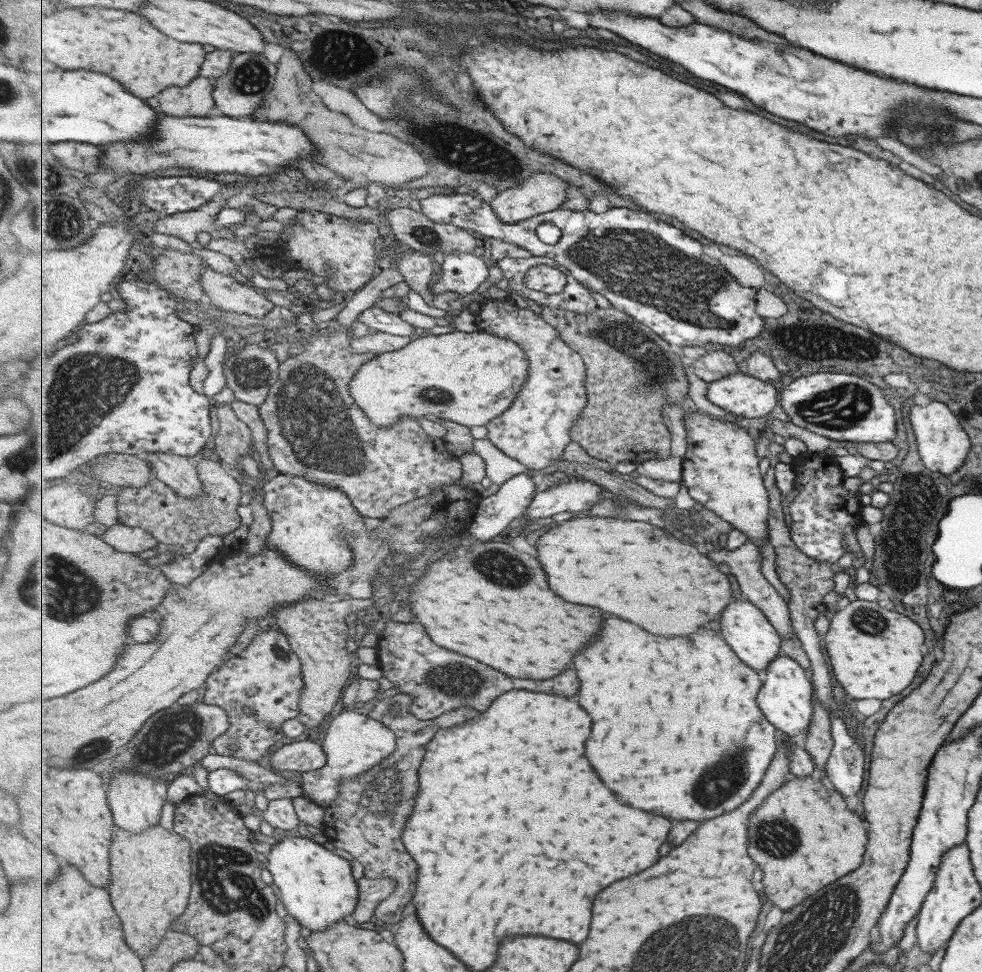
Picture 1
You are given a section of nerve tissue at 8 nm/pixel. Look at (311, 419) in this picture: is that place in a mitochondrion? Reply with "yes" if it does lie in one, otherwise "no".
yes

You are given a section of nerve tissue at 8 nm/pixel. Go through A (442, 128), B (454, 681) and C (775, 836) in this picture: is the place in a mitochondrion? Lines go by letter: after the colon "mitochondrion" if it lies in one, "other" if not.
A: mitochondrion
B: mitochondrion
C: mitochondrion

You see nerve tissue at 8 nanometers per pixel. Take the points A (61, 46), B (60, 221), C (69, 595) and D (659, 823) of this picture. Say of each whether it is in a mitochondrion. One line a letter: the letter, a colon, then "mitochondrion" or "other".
A: other
B: mitochondrion
C: mitochondrion
D: other

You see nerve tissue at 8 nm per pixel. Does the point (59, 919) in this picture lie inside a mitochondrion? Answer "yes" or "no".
no

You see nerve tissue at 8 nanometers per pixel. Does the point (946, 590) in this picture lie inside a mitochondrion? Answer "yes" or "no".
no

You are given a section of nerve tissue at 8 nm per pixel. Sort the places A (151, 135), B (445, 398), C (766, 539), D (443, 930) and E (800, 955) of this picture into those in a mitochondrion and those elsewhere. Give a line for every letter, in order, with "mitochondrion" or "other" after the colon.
A: other
B: mitochondrion
C: other
D: other
E: mitochondrion

